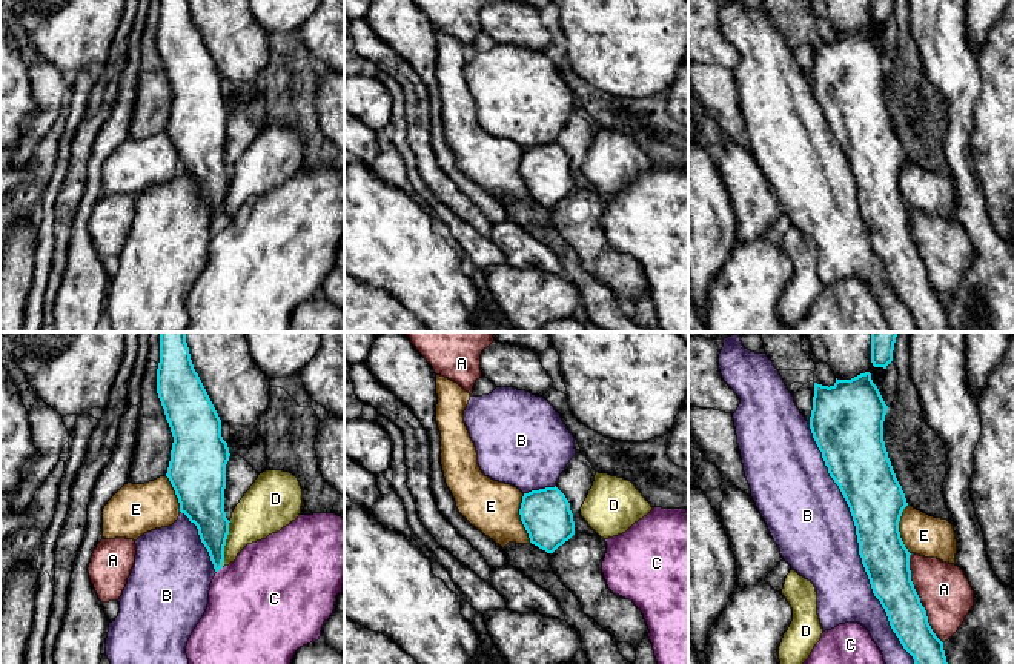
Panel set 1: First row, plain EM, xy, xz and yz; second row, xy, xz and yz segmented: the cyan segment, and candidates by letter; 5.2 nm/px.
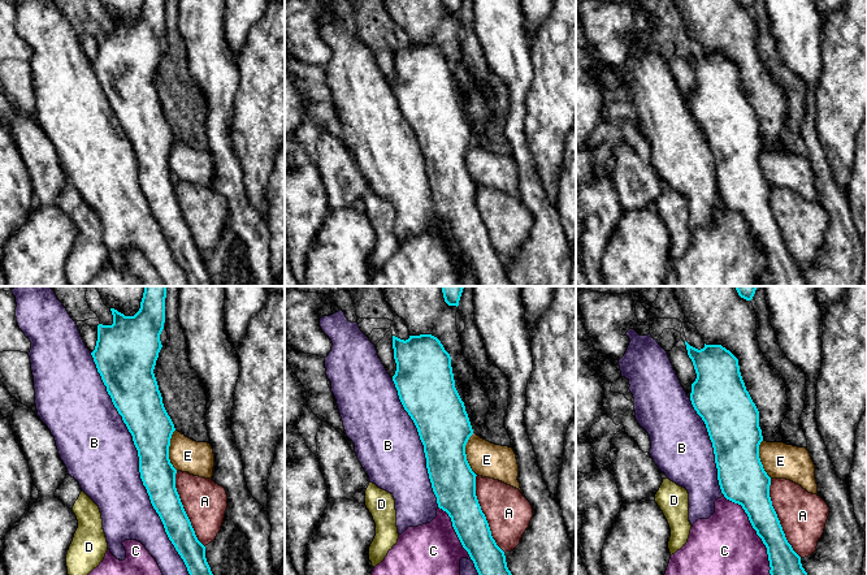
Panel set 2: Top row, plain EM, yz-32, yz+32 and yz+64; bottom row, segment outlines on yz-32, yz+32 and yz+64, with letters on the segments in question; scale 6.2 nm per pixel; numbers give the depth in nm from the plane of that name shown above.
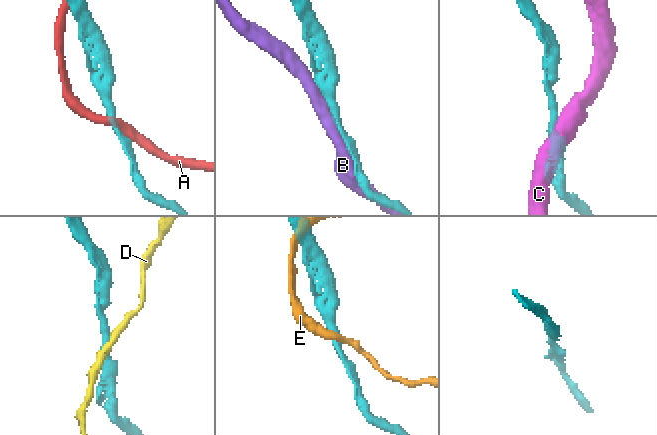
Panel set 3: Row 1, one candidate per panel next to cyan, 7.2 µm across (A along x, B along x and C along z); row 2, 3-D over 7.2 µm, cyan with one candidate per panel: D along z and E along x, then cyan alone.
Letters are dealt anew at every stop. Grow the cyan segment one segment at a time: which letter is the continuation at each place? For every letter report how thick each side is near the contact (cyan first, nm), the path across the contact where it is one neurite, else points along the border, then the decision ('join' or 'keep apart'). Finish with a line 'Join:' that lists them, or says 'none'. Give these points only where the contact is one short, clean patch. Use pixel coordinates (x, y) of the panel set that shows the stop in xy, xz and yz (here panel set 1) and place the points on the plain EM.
A: calibres 240 and 280 nm; keep apart
B: calibres 280 and 420 nm; join
C: calibres 160 and 480 nm; keep apart
D: calibres 220 and 240 nm; border xy (231, 177), (222, 222); keep apart
E: calibres 260 and 280 nm; keep apart
Join: B

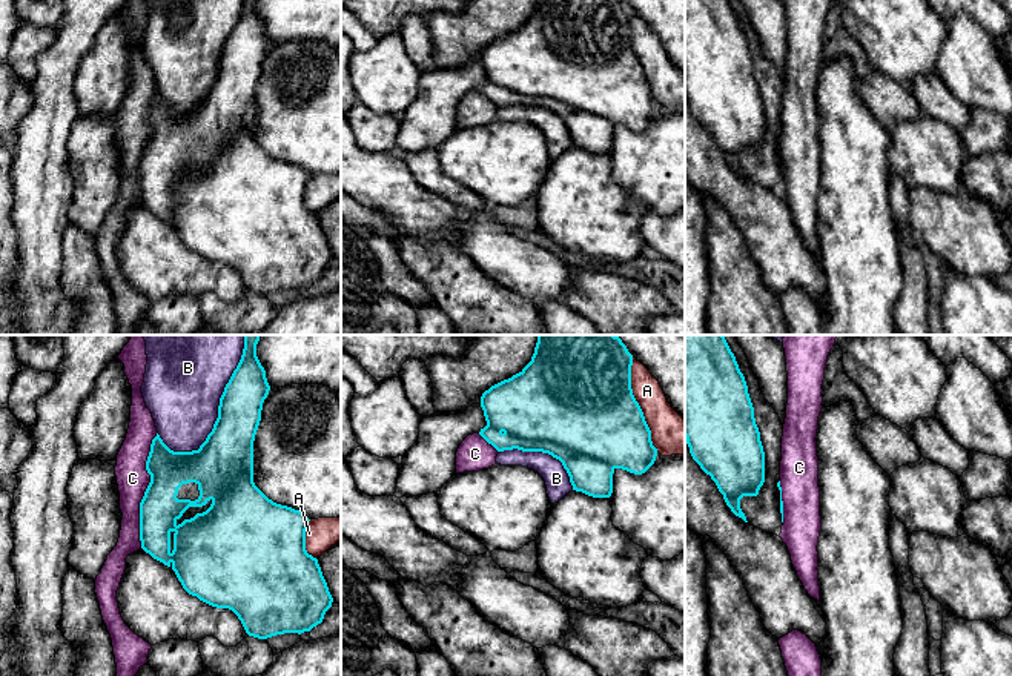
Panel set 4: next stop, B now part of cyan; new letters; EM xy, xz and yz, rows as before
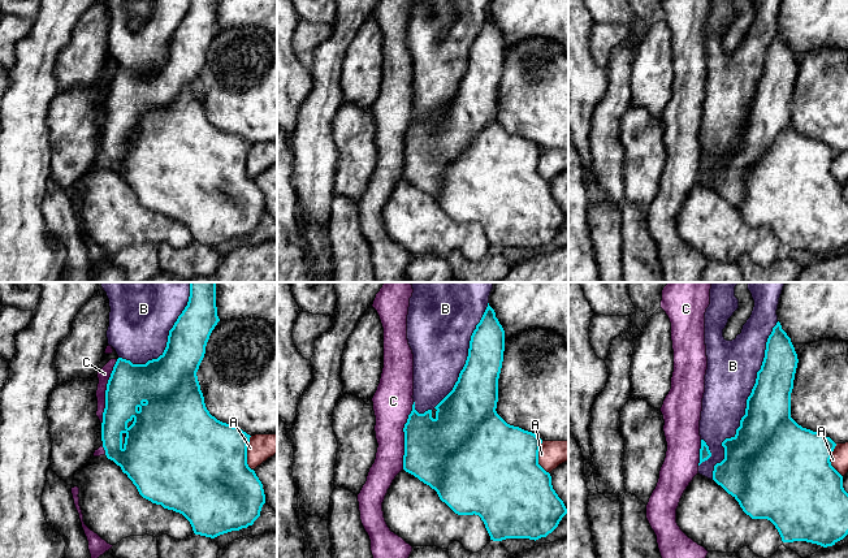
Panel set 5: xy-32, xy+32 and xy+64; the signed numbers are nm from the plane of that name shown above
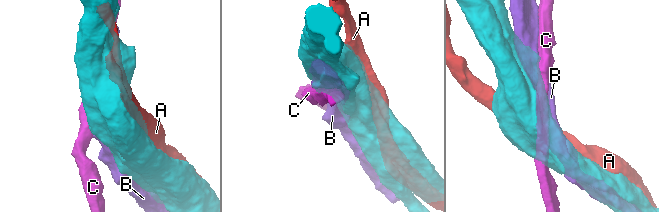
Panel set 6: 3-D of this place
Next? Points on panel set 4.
A: calibres 500 and 200 nm; keep apart
B: calibres 280 and 420 nm; keep apart
C: calibres 200 and 170 nm; keep apart
Join: none

